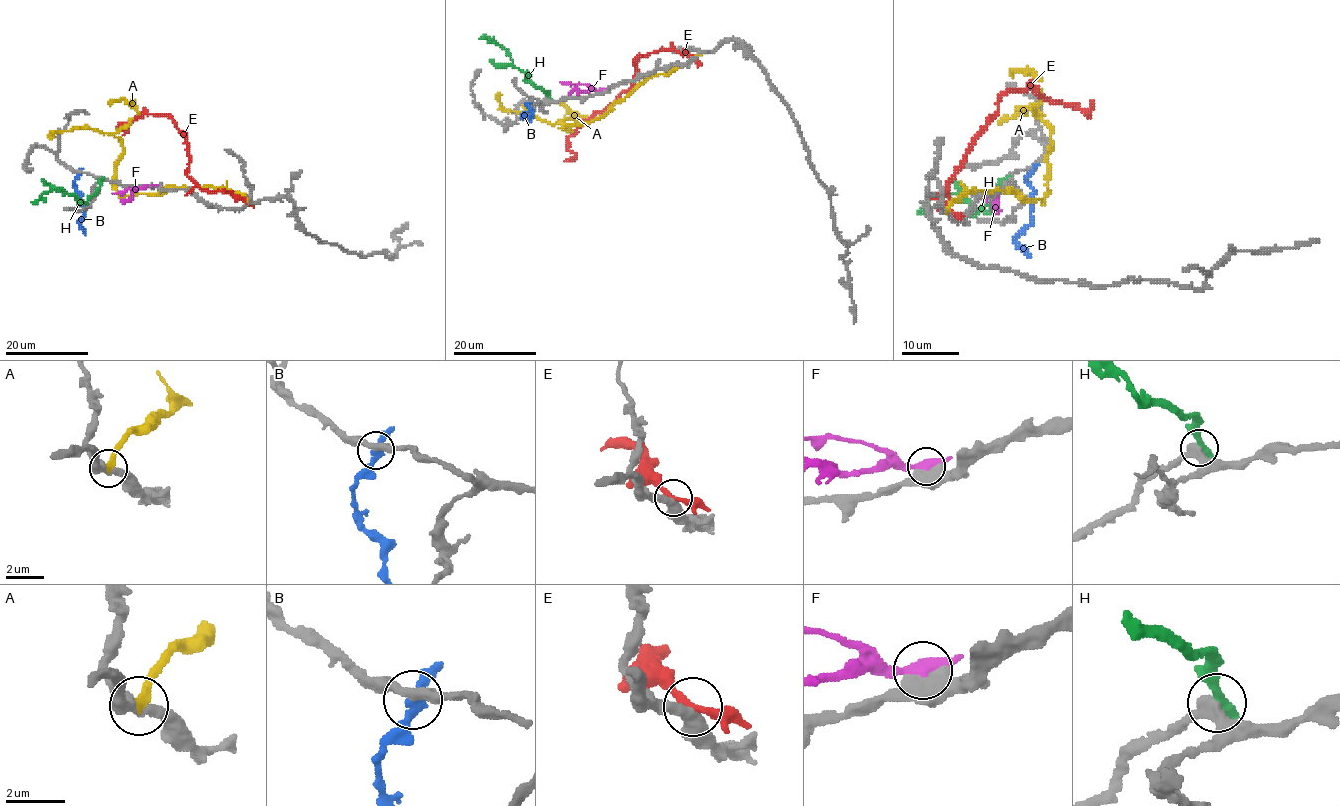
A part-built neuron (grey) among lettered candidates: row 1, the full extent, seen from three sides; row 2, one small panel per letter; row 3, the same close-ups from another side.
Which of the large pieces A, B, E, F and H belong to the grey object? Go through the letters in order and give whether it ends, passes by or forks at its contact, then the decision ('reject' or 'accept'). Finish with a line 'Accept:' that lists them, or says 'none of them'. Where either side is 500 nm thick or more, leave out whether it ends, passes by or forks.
A: it ends there; reject
B: it passes by; reject
E: it passes by; reject
F: reject
H: it ends there; reject
Accept: none of them

